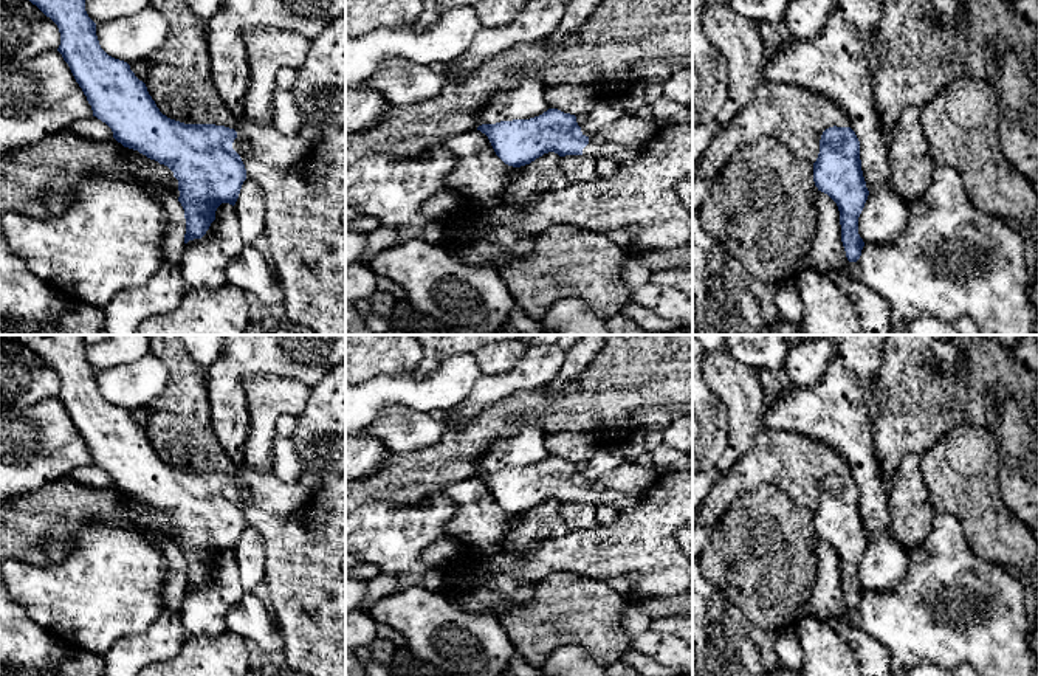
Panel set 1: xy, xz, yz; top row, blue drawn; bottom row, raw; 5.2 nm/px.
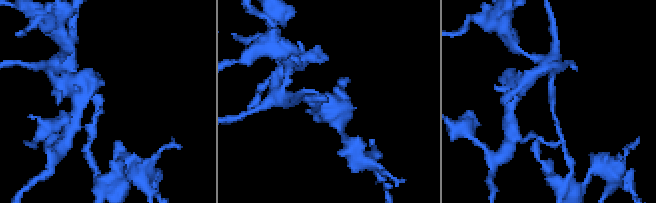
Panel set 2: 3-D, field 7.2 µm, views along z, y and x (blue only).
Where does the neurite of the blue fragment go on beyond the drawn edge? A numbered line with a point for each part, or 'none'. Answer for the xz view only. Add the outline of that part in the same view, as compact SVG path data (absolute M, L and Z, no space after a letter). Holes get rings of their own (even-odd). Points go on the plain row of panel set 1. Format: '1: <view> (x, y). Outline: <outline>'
1: xz (597, 495). Outline: M589 485L589 491L583 496L584 504L607 505L618 512L638 507L640 499L644 496L644 490L623 493L614 488L604 488L600 485Z

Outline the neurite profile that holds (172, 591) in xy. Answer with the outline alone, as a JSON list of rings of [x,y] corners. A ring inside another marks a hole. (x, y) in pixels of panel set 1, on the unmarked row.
[[[124,495],[124,516],[146,529],[158,543],[158,549],[167,563],[167,572],[161,586],[164,608],[178,611],[184,598],[186,566],[184,557],[155,524],[150,507],[138,498]]]

